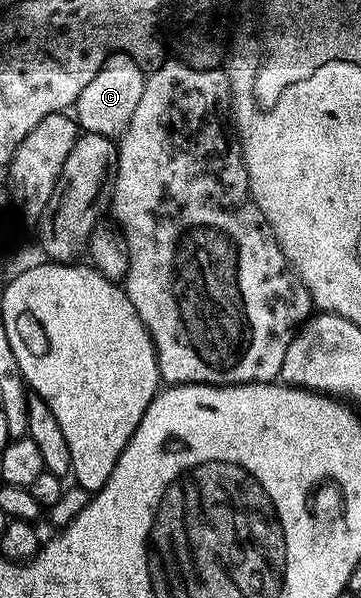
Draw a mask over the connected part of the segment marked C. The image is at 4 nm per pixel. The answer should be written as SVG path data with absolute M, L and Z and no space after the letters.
M129 51L113 53L105 60L99 75L95 75L95 79L91 79L87 87L83 87L83 95L79 95L75 106L75 120L84 132L114 139L125 136L127 127L135 115L135 107L139 107L147 76L146 70L141 70L142 62L137 62L136 59L138 60Z

